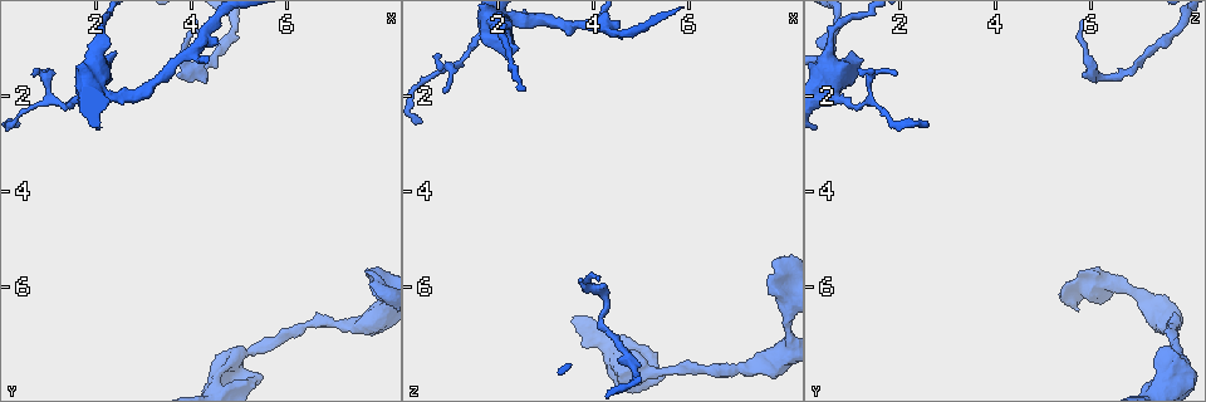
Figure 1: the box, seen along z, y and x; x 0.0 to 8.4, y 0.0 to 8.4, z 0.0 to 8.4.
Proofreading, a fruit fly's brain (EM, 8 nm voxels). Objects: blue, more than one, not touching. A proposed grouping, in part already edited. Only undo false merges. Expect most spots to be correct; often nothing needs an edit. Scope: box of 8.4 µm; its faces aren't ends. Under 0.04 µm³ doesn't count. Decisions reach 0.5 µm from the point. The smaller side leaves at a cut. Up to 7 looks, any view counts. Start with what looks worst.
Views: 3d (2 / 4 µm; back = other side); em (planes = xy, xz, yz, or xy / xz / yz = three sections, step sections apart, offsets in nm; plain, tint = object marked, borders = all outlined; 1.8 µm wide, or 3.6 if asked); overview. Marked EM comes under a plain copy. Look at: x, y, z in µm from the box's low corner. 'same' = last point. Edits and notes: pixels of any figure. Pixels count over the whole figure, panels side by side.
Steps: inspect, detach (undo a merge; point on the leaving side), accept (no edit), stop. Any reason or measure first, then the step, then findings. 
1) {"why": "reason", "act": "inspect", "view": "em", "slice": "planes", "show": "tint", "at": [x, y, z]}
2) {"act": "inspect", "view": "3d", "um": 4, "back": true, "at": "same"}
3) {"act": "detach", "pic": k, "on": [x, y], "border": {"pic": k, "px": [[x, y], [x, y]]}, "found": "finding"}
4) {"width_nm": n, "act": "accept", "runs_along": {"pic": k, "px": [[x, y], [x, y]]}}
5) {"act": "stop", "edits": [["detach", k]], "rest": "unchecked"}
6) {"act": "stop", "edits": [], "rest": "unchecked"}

{"why": "sharp bend", "act": "inspect", "view": "em", "um": 3.6, "slice": "xz", "step": 4, "show": "tint", "at": [1.75, 2.00, 0.60]}

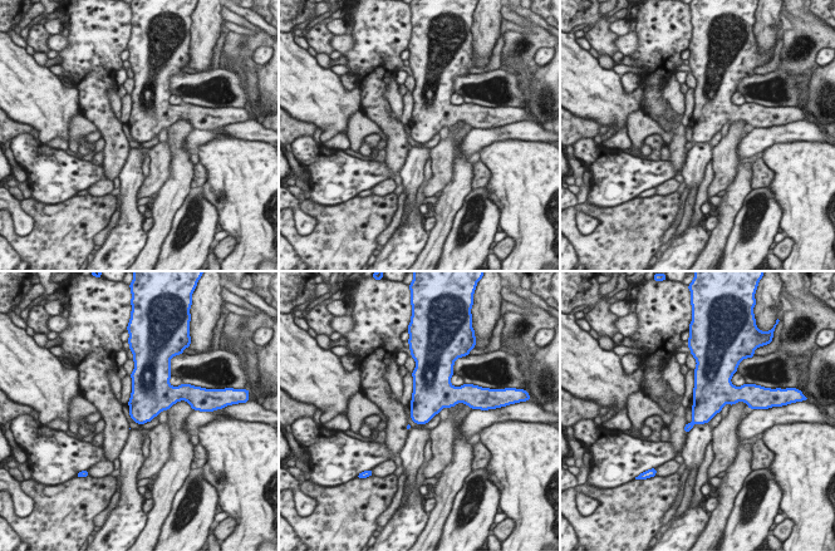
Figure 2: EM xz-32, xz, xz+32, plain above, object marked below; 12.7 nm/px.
{"width_nm": 380, "act": "accept", "found": "continuous, no second neuron"}

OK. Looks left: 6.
{"why": "touches itself", "act": "inspect", "view": "em", "slice": "planes", "show": "tint", "at": [4.85, 7.60, 7.80]}

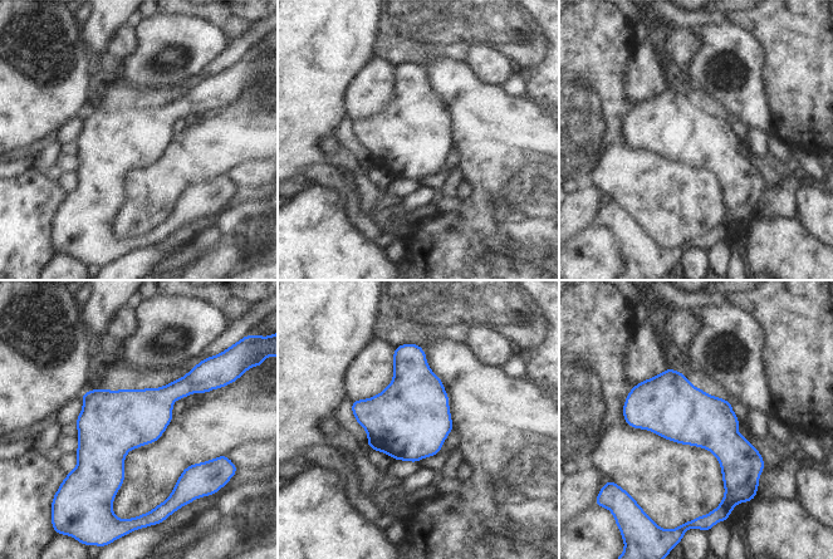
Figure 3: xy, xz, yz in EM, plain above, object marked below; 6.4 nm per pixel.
{"act": "accept", "found": "all the same neuron"}

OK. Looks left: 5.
{"why": "sudden change in width", "act": "inspect", "view": "em", "um": 3.6, "slice": "planes", "show": "borders", "at": [7.65, 6.75, 7.65]}

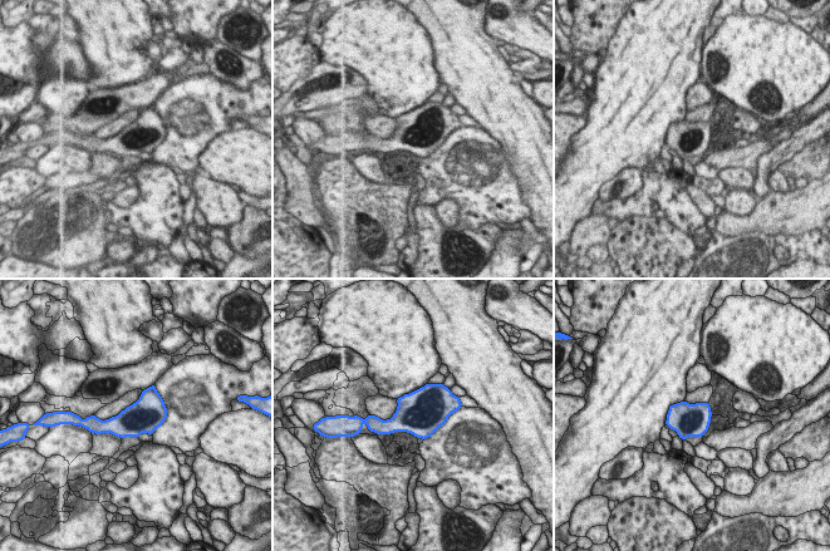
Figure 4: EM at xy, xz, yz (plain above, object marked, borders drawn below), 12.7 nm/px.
{"width_nm": 420, "act": "accept", "found": "one neuron here"}

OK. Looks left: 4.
{"act": "stop", "edits": [], "rest": "unchecked"}

